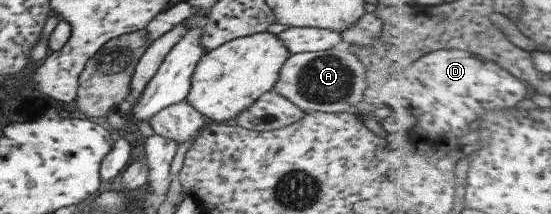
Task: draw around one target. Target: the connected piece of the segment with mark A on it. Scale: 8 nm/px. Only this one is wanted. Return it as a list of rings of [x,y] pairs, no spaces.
[[[326,49],[312,55],[310,52],[293,53],[281,64],[272,87],[277,95],[291,101],[305,112],[339,113],[352,111],[362,105],[367,73],[359,58],[351,52]]]

